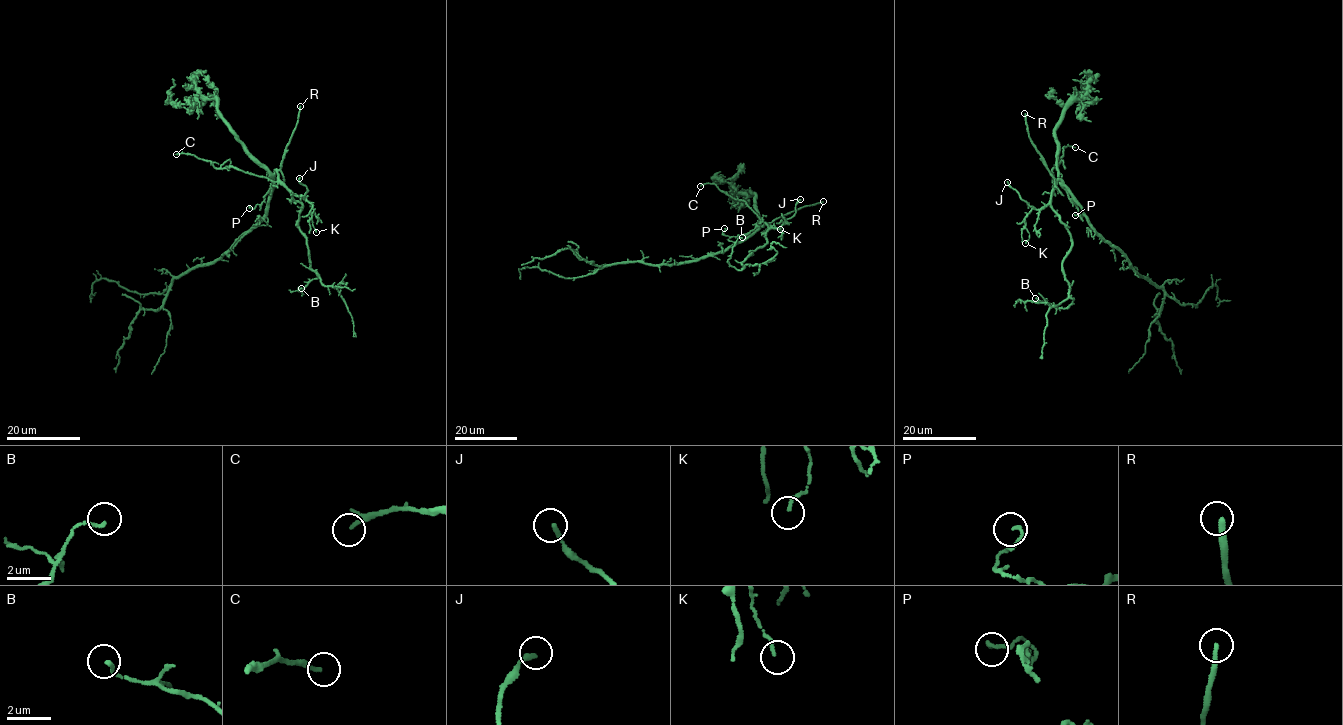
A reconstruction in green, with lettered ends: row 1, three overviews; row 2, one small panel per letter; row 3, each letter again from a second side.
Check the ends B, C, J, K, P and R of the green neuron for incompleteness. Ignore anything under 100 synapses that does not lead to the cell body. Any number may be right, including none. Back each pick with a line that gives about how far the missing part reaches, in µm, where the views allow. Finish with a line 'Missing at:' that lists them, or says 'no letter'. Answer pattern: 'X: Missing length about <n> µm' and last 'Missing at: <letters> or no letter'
R: Missing length about 25 µm
Missing at: R

